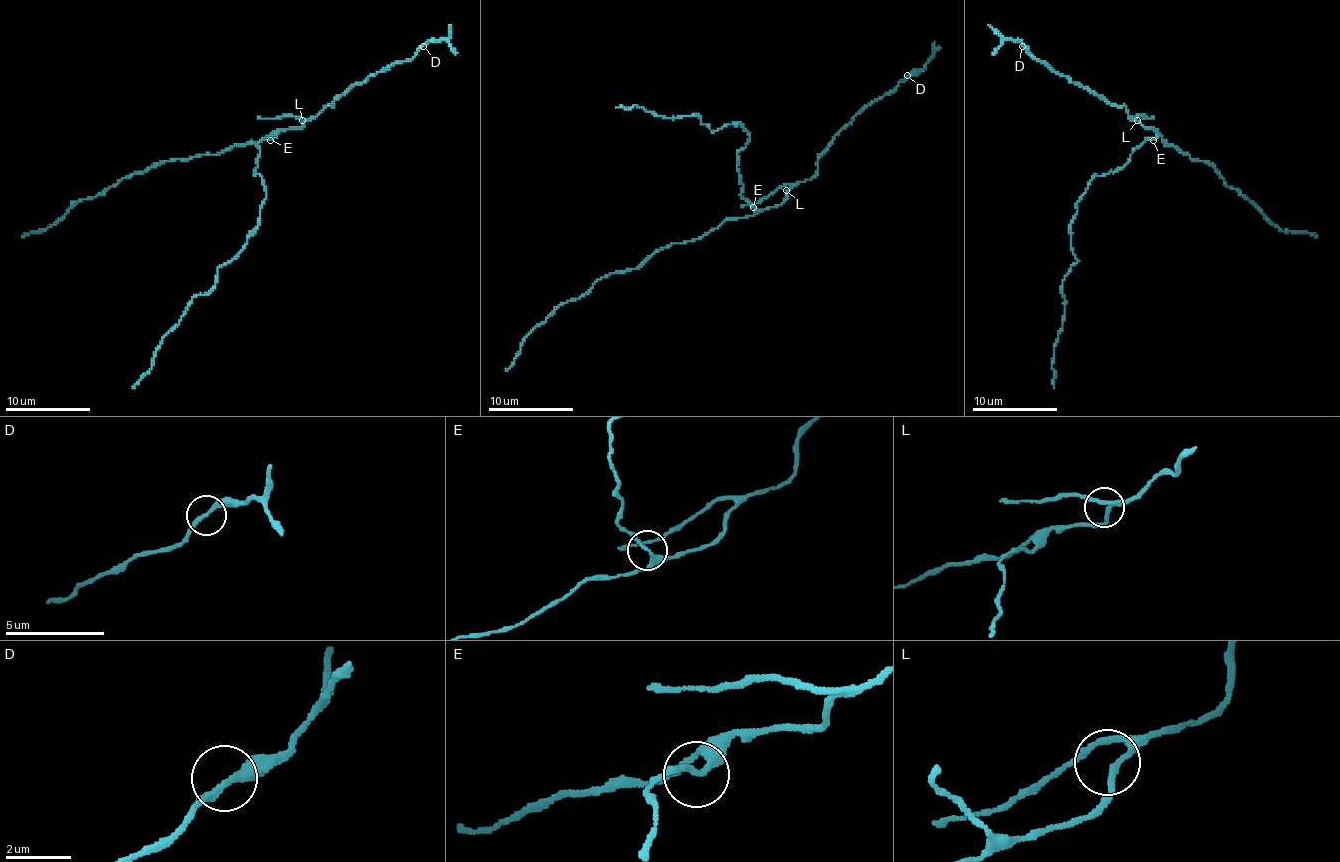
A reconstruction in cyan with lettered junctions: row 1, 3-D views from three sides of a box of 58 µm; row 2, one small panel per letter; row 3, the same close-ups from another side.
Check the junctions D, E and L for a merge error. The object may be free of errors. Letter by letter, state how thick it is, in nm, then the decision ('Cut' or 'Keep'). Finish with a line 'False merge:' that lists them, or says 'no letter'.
D: Thickness 240 nm. Keep
E: Thickness 220 nm. Keep
L: Thickness 170 nm. Keep
False merge: no letter

